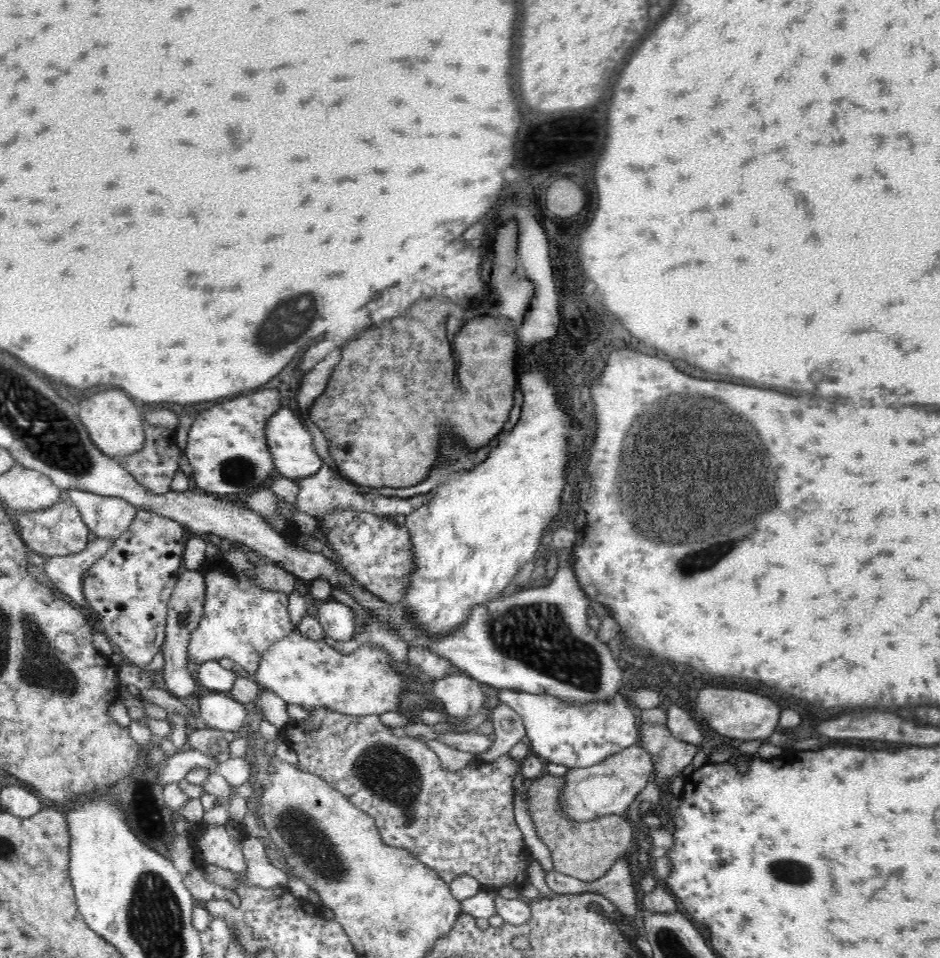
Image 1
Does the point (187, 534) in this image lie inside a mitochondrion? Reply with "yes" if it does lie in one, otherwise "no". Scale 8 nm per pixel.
no

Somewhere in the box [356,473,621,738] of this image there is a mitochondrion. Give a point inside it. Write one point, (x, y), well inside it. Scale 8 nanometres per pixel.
(538, 634)

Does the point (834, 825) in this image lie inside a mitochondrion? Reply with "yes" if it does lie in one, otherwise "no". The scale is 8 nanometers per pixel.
no

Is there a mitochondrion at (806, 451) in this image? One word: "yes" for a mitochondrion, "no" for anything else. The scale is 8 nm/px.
no

